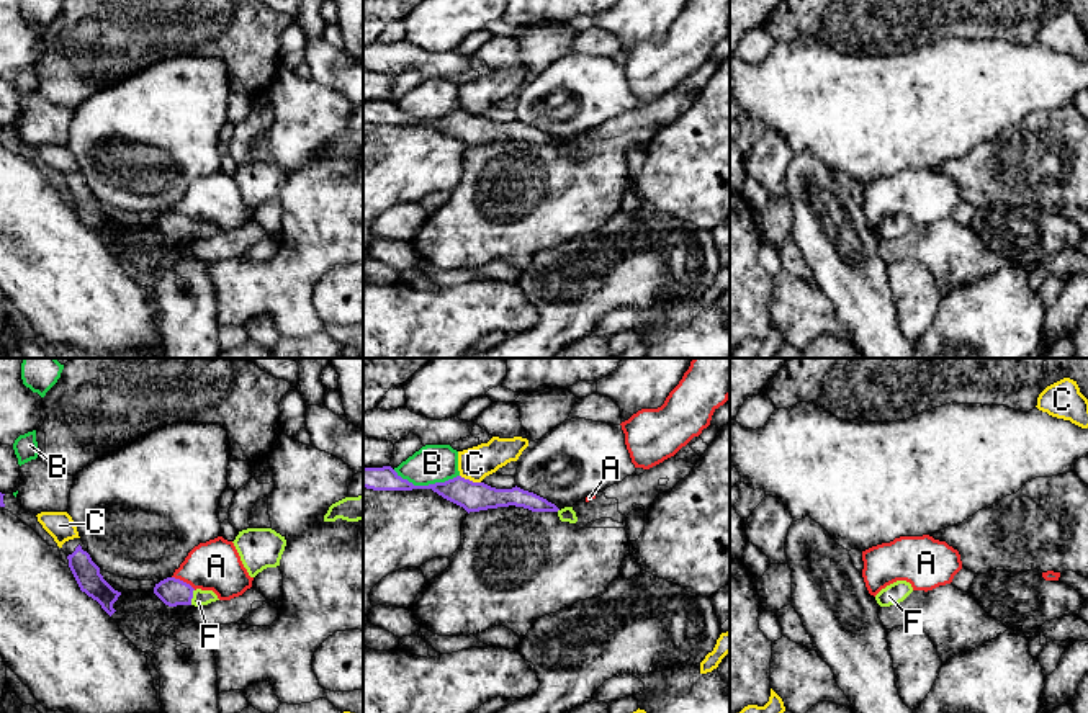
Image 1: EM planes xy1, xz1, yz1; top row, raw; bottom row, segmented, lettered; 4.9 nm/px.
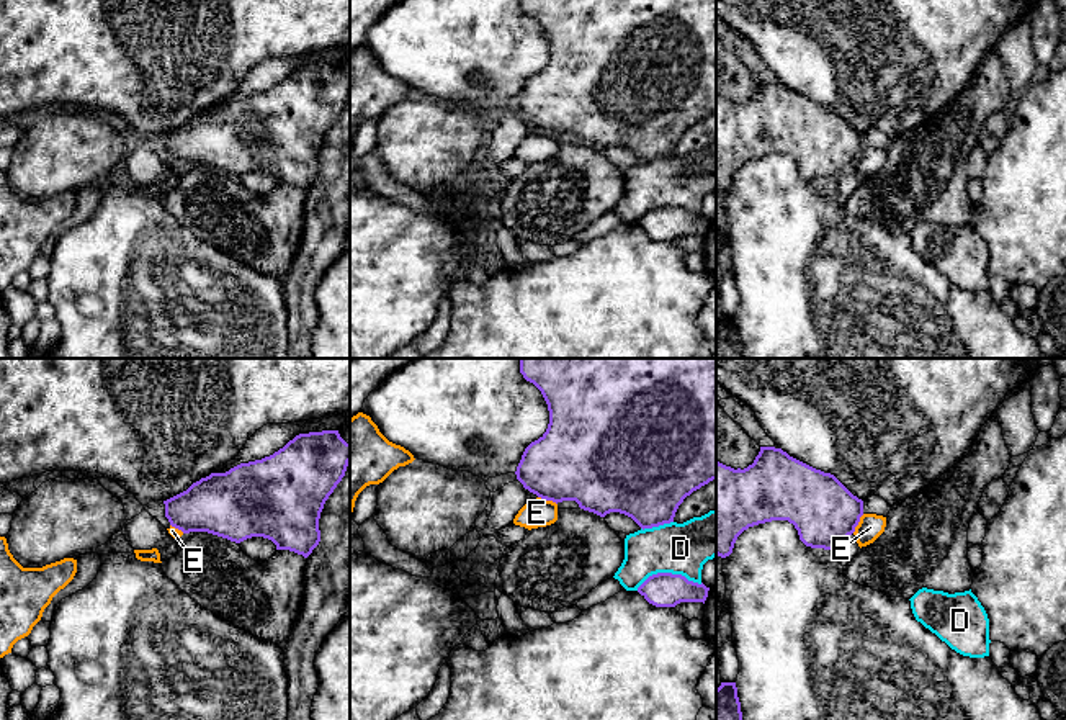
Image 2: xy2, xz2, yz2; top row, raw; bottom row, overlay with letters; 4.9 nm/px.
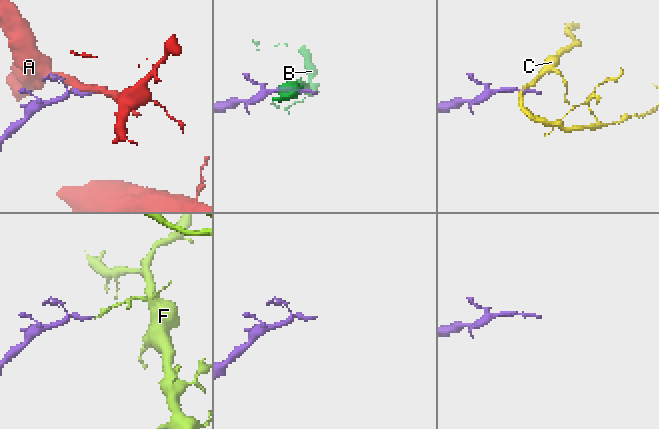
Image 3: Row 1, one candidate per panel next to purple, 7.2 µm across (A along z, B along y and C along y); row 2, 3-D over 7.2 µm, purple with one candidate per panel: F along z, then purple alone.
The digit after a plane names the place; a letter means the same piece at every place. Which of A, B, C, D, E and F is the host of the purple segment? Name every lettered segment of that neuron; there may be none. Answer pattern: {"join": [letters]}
{"join": ["F"]}

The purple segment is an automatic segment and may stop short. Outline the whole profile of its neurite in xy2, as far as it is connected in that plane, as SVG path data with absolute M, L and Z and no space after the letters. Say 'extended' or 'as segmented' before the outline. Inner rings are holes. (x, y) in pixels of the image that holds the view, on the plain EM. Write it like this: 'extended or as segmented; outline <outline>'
as segmented; outline M338 64L299 67L270 90L240 97L226 106L211 106L186 124L163 134L165 151L183 167L208 165L235 177L263 170L271 173L276 183L289 183L307 191L320 175L319 152L324 137L345 110L348 97L350 77L340 70Z

